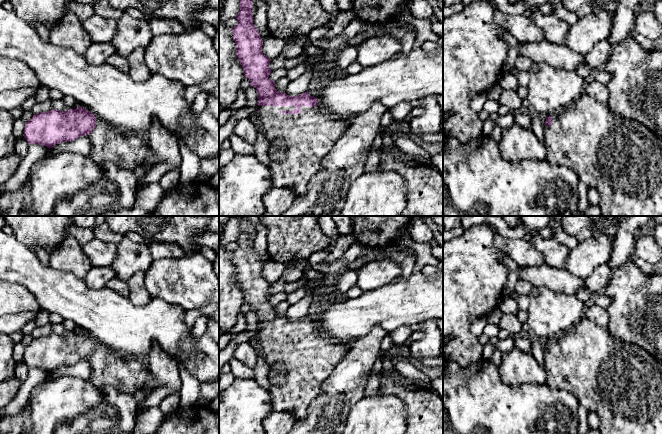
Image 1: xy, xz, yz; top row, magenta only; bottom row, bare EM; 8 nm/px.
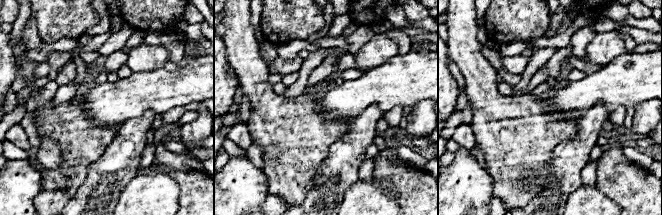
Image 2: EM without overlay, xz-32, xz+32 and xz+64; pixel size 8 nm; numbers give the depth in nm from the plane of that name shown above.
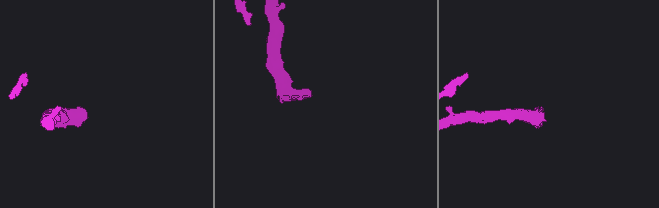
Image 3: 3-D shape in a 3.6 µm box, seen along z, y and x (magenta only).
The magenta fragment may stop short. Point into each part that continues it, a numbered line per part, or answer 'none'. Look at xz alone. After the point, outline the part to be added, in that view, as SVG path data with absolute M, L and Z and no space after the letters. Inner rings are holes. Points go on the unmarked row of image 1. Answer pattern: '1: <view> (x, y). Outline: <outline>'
1: xz (309, 360). Outline: M310 315L309 319L318 322L318 320L314 316ZM318 322L318 329L316 331L302 330L300 332L301 332L302 336L299 337L299 338L282 338L281 337L282 335L292 335L292 334L295 333L295 331L290 330L290 329L288 329L288 330L279 330L279 331L275 331L275 330L258 330L260 346L263 349L263 355L264 355L264 358L265 358L266 362L270 365L270 368L275 368L275 366L277 364L279 364L279 365L282 366L282 368L286 372L286 382L283 385L271 385L270 388L269 388L269 392L270 392L271 397L272 397L272 402L271 402L272 408L273 408L274 411L277 411L277 412L287 412L287 413L292 414L295 417L296 421L301 421L301 420L304 420L306 418L307 410L308 410L310 404L318 396L322 383L332 374L335 366L344 358L344 356L348 353L348 351L351 348L351 343L347 343L347 342L345 342L345 343L336 343L336 342L332 342L329 338L327 338L324 335L324 333L322 332L319 322Z

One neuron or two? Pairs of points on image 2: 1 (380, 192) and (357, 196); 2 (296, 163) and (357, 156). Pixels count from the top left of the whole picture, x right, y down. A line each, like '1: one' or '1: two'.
1: one
2: two

